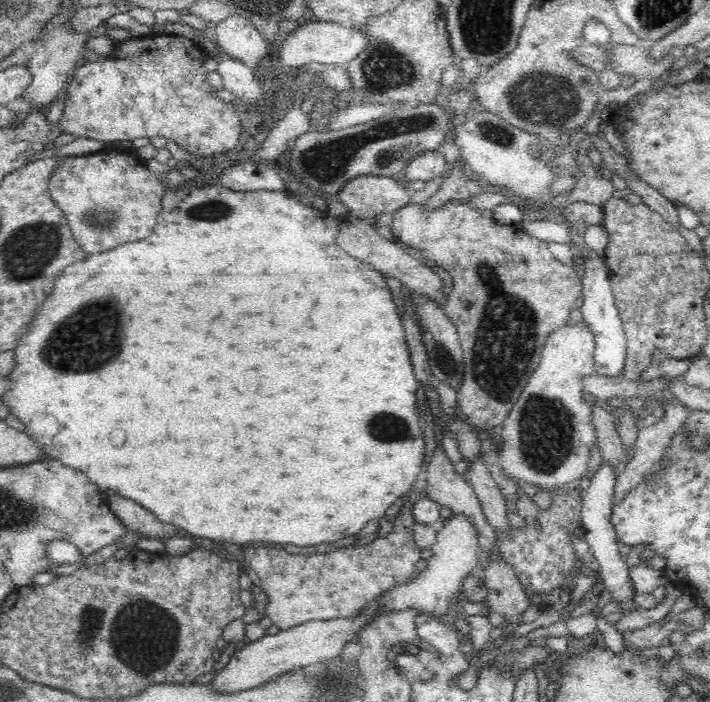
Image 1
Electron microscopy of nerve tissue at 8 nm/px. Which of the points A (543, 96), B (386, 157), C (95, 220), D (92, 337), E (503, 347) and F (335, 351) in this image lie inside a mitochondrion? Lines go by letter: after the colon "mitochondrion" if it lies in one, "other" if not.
A: mitochondrion
B: mitochondrion
C: mitochondrion
D: mitochondrion
E: mitochondrion
F: other

